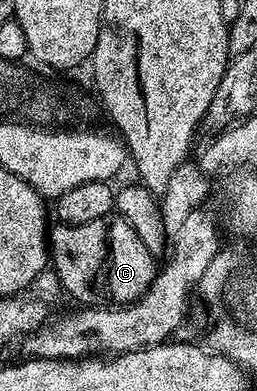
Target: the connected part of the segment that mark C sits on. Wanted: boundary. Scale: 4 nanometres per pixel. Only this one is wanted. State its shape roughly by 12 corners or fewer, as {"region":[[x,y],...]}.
{"region":[[119,215],[53,224],[50,265],[84,307],[127,307],[158,272]]}

